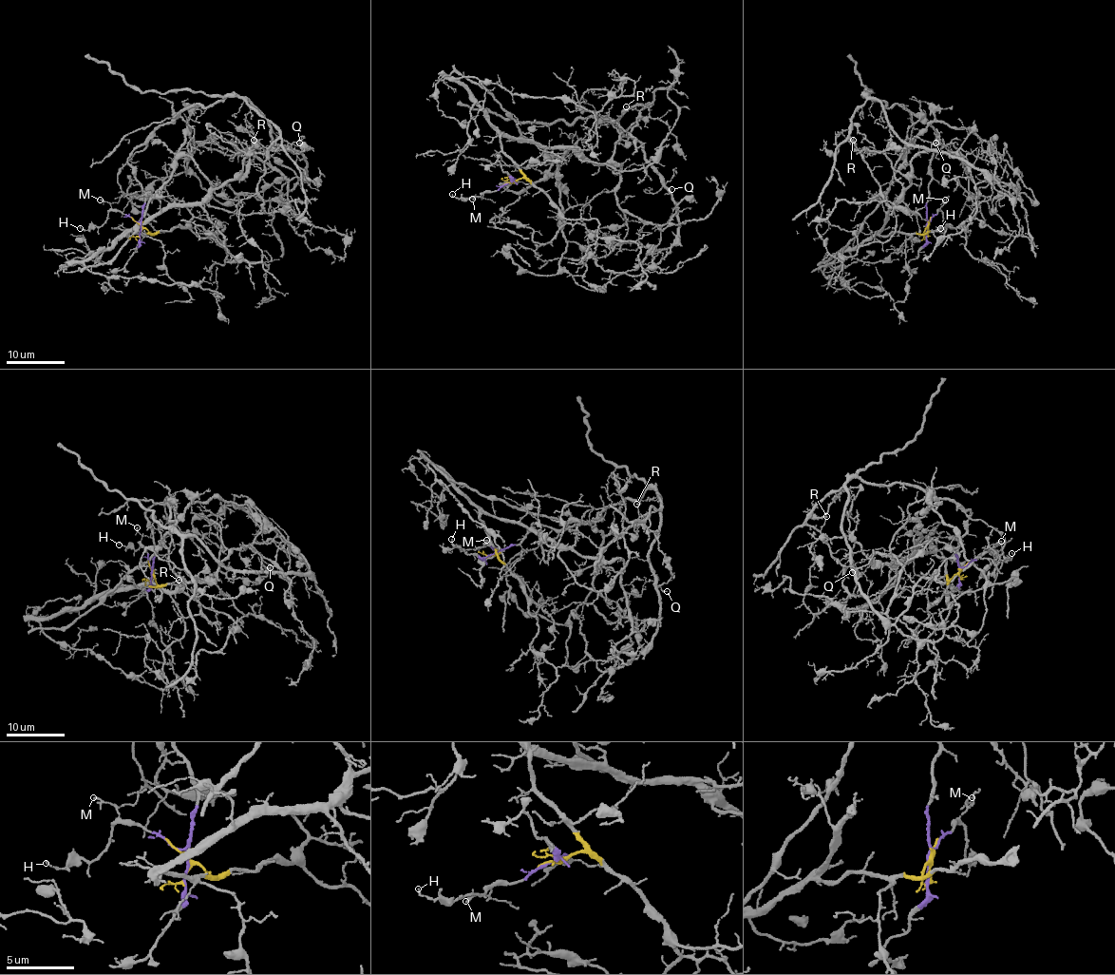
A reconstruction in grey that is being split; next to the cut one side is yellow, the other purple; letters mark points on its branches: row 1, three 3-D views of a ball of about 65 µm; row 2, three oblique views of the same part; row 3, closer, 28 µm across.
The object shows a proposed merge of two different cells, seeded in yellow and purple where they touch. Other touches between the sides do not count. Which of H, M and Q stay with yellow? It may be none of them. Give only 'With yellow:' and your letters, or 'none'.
With yellow: none

